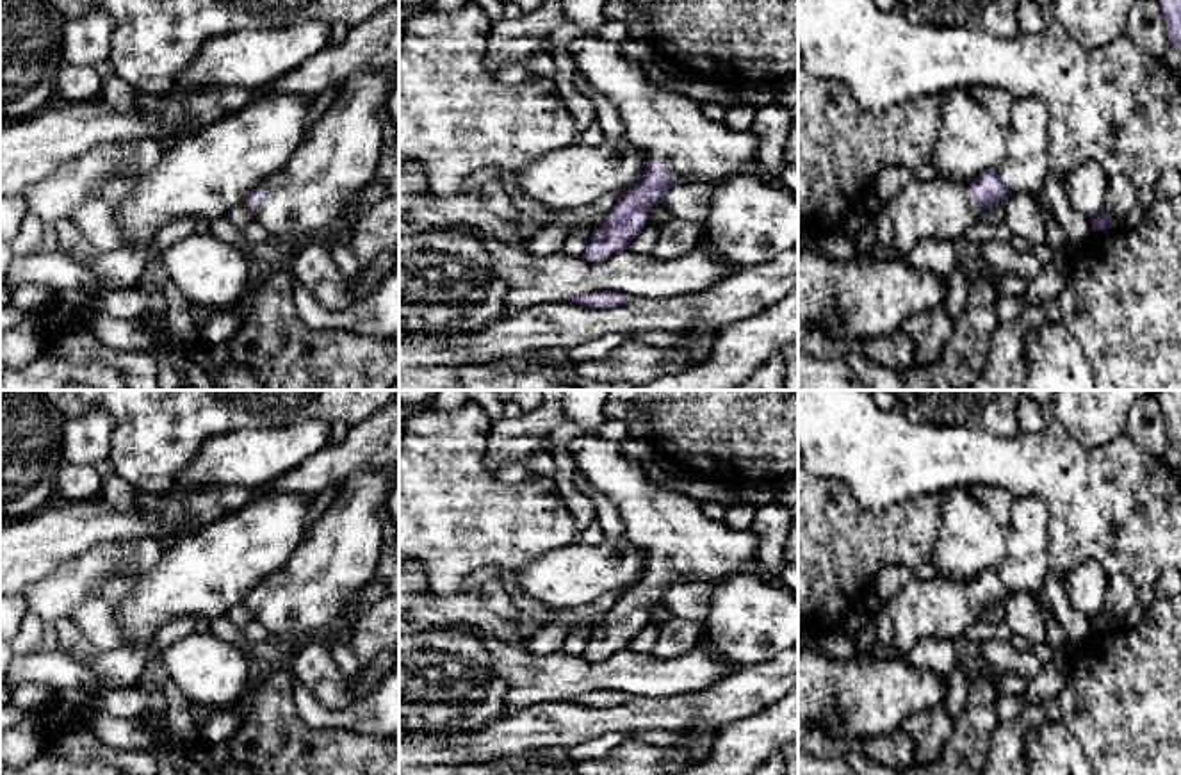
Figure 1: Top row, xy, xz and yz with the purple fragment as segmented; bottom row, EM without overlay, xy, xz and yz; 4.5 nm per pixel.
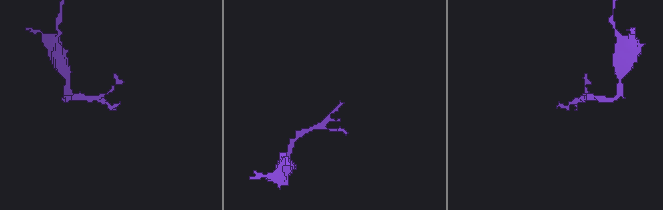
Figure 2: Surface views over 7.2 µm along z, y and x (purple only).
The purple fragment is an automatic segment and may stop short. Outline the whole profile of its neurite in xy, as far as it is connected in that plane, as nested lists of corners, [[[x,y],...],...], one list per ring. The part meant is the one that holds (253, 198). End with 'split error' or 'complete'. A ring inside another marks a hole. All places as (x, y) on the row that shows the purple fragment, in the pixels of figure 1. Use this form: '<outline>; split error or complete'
[[[399,61],[353,73],[324,114],[306,130],[287,166],[248,194],[244,203],[273,241],[296,241],[346,217],[349,198],[374,180],[383,148],[378,114],[397,82]]]; split error

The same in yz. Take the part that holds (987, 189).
[[[996,169],[971,184],[939,175],[930,182],[912,178],[873,219],[875,237],[901,257],[926,237],[962,244],[965,230],[1010,194]]]; split error

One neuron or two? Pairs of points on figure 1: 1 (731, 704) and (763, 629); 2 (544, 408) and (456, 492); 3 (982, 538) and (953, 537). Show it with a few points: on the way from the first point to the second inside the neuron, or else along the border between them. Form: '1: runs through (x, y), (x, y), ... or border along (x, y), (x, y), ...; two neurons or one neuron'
1: border along (779, 652), (756, 665), (740, 667); two neurons
2: border along (492, 424), (485, 469), (494, 478); two neurons
3: runs through (975, 538), (961, 537); one neuron

